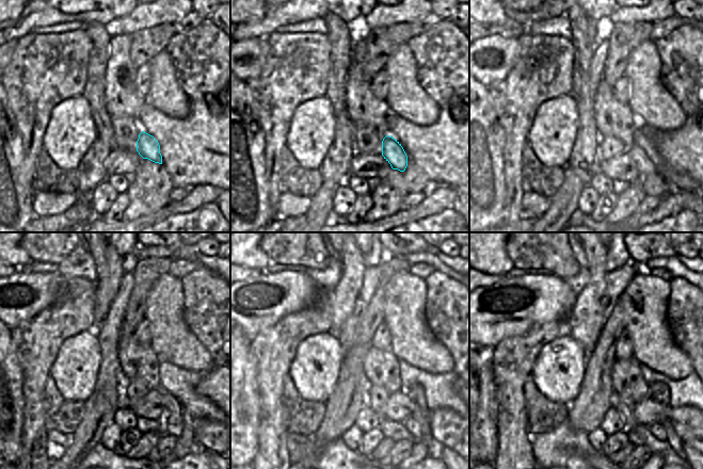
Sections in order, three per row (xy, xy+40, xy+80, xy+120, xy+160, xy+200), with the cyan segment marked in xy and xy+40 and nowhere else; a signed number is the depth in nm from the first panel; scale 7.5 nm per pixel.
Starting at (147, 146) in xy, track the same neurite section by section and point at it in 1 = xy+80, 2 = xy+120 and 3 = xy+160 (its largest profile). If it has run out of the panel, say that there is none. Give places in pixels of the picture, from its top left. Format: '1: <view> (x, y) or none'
1: xy+80 (643, 164)
2: xy+120 (171, 405)
3: xy+160 (435, 448)

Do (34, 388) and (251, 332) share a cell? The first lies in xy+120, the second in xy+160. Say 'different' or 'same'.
different

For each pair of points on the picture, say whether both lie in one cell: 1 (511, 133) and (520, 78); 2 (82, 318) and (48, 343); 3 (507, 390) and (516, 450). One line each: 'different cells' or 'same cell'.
1: same cell
2: same cell
3: same cell

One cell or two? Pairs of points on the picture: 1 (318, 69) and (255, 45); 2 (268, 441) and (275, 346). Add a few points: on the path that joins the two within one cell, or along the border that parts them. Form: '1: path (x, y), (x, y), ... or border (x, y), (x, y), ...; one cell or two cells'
1: border (265, 37), (268, 43), (268, 54), (259, 74); two cells
2: path (272, 418), (272, 370); one cell

